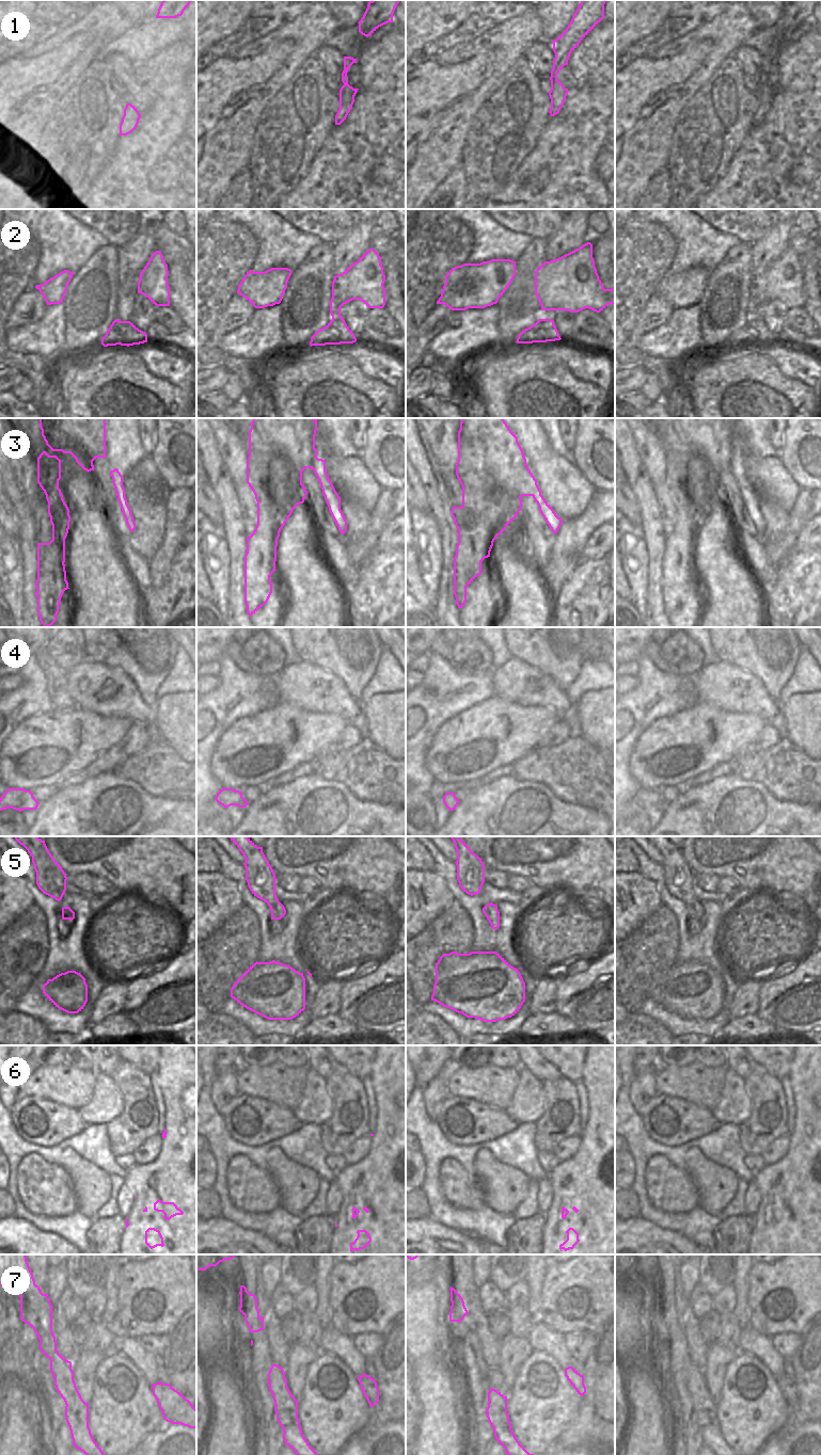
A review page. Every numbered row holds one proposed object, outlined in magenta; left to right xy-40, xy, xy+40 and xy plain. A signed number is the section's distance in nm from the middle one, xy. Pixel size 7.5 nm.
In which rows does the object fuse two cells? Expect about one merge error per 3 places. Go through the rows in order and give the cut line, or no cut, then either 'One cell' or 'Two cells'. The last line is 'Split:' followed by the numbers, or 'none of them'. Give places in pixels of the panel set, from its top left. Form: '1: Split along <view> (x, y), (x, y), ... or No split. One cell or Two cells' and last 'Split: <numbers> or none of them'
1: No split. One cell
2: No split. One cell
3: Split along xy-40 (112, 470), (111, 476). Two cells
4: No split. One cell
5: No split. One cell
6: No split. One cell
7: Split along xy-40 (65, 1406), (66, 1421). Two cells
Split: 3, 7

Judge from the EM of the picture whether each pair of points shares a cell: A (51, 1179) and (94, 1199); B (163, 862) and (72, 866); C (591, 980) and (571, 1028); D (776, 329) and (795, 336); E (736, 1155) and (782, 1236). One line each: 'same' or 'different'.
A: different
B: same
C: different
D: different
E: different

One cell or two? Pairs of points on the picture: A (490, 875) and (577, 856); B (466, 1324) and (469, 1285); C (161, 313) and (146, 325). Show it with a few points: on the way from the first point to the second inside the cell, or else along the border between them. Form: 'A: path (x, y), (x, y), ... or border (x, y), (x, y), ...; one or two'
A: border (485, 867), (493, 867), (507, 875); two
B: path (472, 1314), (470, 1295); one
C: border (156, 306), (153, 313), (156, 334), (174, 334); two

